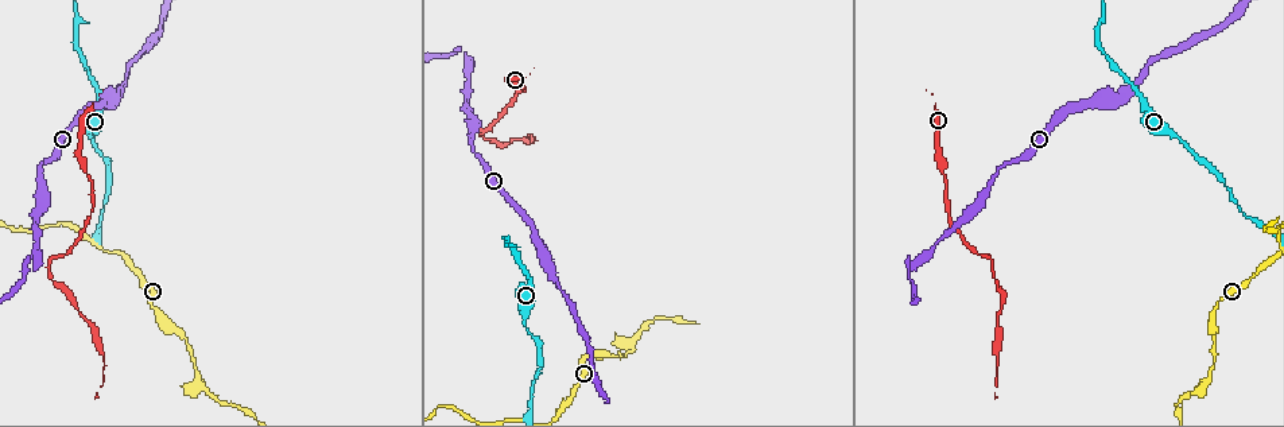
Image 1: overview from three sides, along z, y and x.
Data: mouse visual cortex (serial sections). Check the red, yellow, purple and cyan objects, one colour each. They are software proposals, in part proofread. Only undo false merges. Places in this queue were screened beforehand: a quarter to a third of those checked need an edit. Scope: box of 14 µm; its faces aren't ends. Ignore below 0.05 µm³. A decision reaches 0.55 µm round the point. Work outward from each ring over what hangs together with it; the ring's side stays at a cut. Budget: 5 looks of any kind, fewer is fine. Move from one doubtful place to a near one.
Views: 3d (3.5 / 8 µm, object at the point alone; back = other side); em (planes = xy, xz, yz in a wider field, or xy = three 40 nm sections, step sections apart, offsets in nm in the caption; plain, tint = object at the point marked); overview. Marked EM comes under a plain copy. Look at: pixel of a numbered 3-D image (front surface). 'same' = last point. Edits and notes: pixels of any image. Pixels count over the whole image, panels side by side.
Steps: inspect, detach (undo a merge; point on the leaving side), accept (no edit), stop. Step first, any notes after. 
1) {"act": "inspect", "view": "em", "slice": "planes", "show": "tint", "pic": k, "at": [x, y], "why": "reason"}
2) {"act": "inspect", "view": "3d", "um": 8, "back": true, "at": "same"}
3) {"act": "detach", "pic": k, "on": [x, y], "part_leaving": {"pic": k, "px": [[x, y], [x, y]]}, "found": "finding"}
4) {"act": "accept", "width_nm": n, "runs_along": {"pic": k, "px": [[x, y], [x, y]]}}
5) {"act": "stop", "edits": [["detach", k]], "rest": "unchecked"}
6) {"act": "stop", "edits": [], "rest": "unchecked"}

{"act": "inspect", "view": "3d", "um": 8, "pic": 1, "at": [34, 270], "why": "calibre changes"}

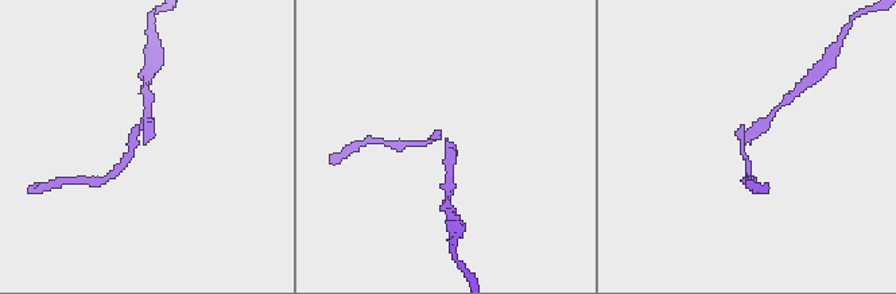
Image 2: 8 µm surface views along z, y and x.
{"act": "inspect", "view": "em", "slice": "xy", "step": 5, "show": "tint", "pic": 2, "at": [146, 145]}

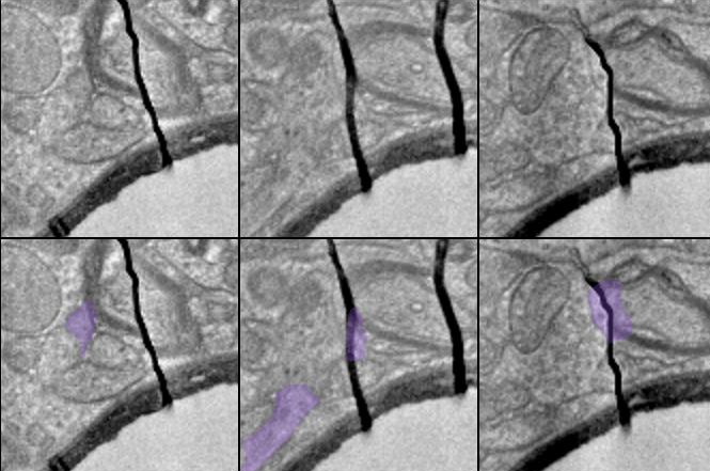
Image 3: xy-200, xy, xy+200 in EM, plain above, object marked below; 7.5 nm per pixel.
{"act": "detach", "pic": 2, "on": [119, 167], "part_leaving": {"pic": 2, "px": [[138, 143], [121, 165], [100, 181]]}, "found": "two cells meet here"}

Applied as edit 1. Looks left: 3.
{"act": "inspect", "view": "3d", "um": 8, "pic": 1, "at": [990, 261], "why": "abrupt turn"}

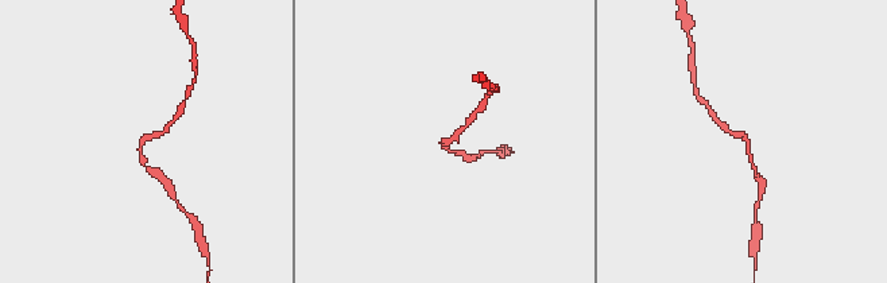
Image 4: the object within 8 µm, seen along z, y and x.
{"act": "inspect", "view": "3d", "um": 3.5, "pic": 4, "at": [143, 139], "why": "closer look"}

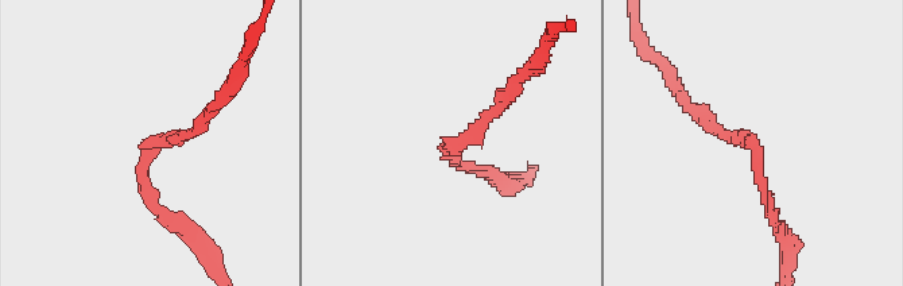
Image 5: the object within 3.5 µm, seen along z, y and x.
{"act": "inspect", "view": "em", "slice": "xy", "step": 5, "show": "tint", "pic": 5, "at": [451, 148], "arm_widths_nm": [150, 150], "why": "need the tissue"}

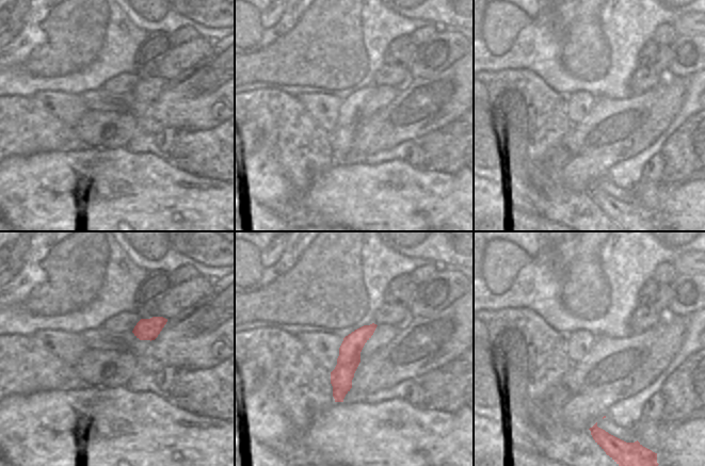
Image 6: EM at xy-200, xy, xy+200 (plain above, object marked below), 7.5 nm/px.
{"act": "accept", "runs_along": {"pic": 6, "px": [[372, 326], [350, 349], [337, 399]]}, "found": "one cell here"}

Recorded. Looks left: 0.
{"act": "stop", "edits": [["detach", 2]], "rest": "unchecked"}

